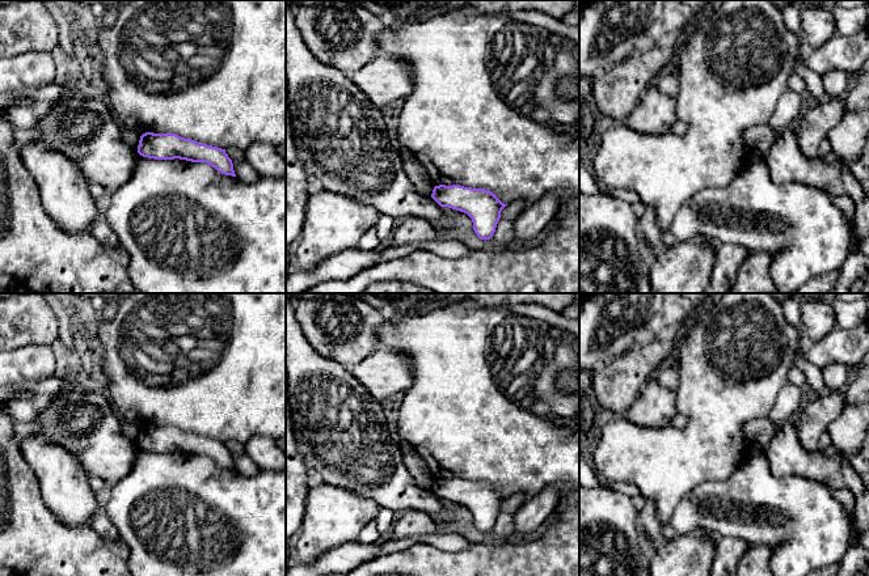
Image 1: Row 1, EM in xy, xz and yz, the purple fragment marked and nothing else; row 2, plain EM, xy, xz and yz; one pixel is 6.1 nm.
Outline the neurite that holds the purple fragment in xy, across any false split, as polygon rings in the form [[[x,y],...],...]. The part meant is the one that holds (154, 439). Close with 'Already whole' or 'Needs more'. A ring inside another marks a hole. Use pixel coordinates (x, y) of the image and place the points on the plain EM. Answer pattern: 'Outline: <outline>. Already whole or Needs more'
Outline: [[[145,425],[140,429],[138,446],[155,453],[186,453],[206,456],[219,466],[236,470],[225,442],[181,431],[176,427]]]. Already whole

